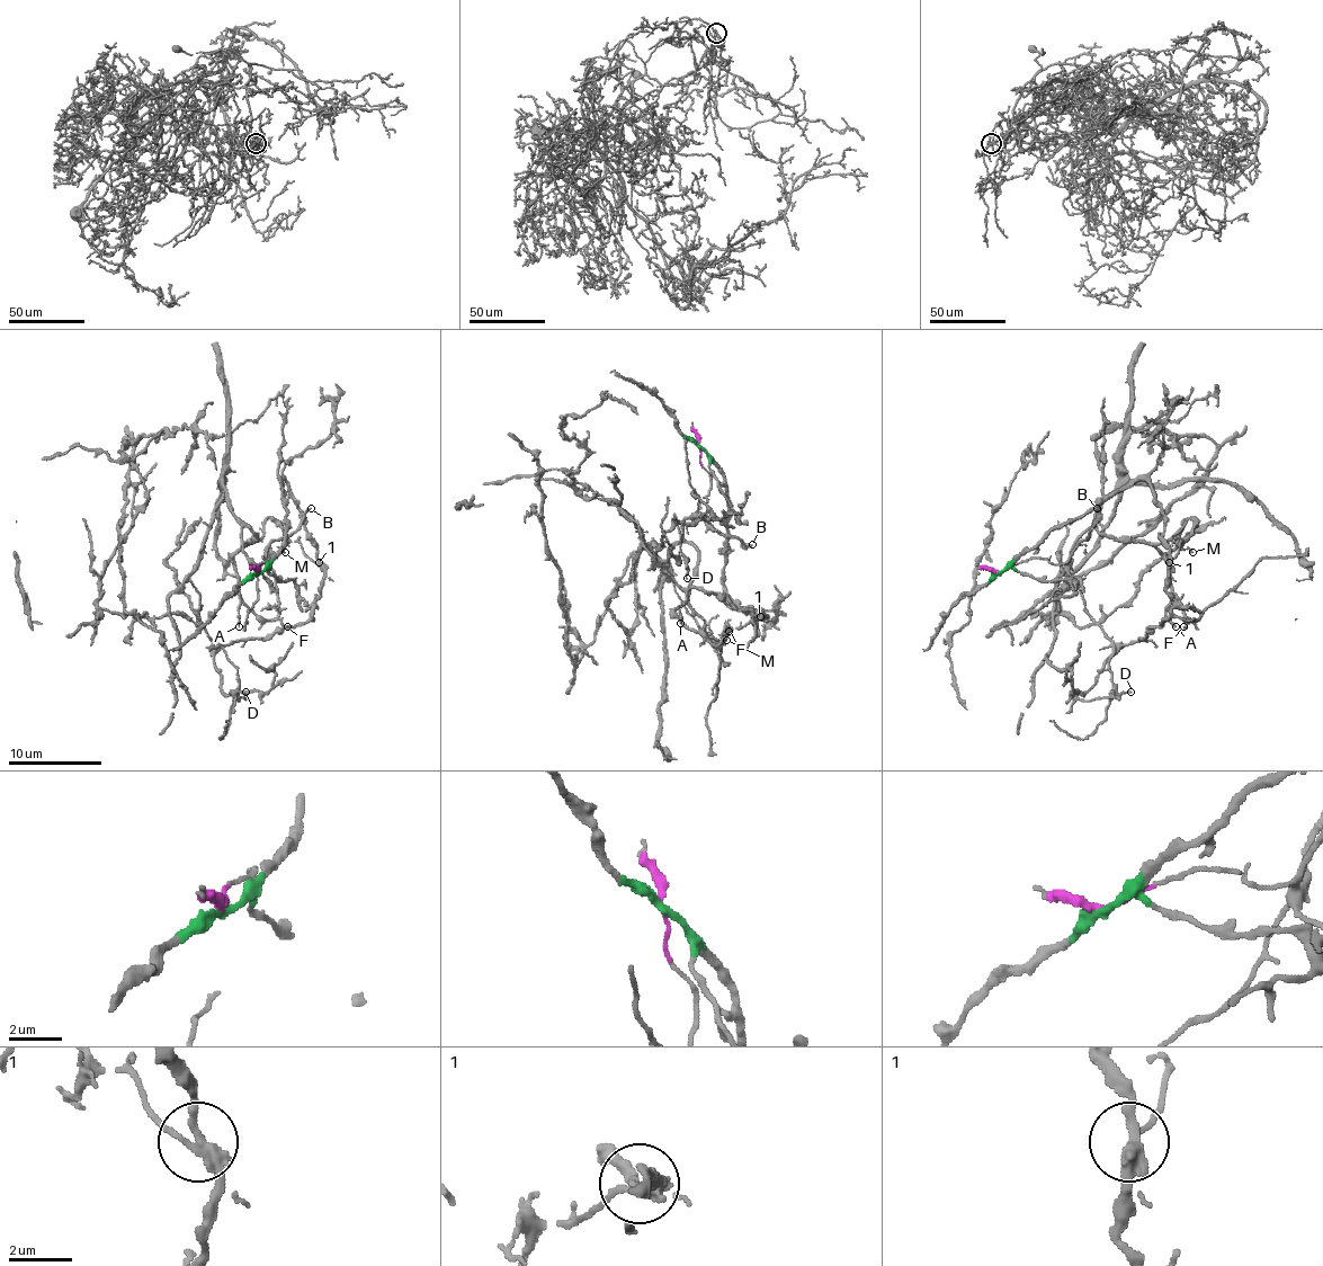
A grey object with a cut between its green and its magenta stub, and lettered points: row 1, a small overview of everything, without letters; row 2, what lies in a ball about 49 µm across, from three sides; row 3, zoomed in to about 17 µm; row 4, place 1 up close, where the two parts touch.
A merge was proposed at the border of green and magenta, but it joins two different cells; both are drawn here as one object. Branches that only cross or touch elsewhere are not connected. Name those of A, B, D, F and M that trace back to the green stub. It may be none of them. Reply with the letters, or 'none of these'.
D

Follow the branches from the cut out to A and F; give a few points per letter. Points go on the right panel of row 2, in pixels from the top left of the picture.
A: (999, 571), (1031, 558), (1066, 564), (1092, 527), (1104, 536), (1147, 541), (1167, 562), (1167, 618), (1176, 627)
F: (999, 571), (1031, 558), (1066, 564), (1092, 527), (1147, 541), (1197, 621), (1182, 627)

